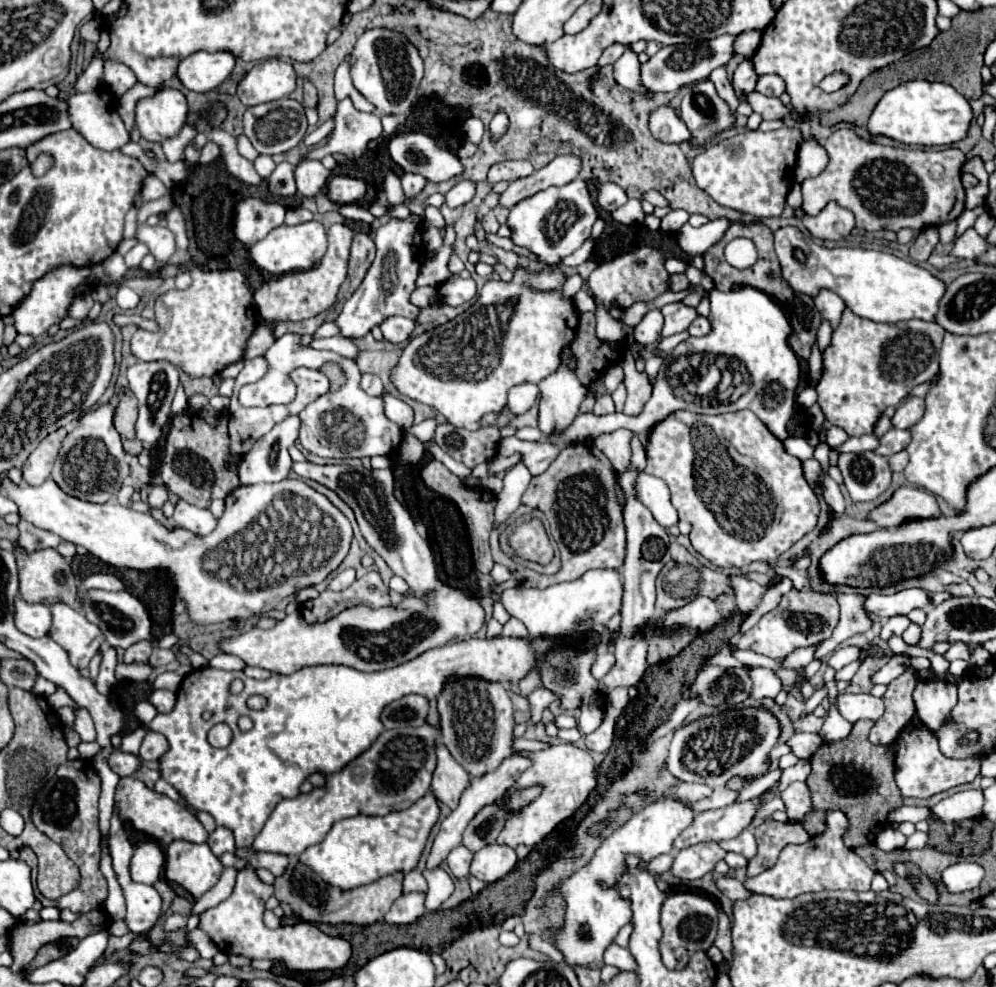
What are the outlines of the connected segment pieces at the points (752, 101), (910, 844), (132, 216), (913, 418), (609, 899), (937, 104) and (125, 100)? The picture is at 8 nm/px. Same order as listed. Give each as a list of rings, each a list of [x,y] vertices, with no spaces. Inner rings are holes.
[[[752,91],[752,93],[748,93],[748,97],[738,97],[738,99],[746,101],[764,119],[784,119],[786,115],[796,115],[798,117],[798,113],[790,105],[788,107],[782,105],[780,99],[776,99],[776,97],[766,97],[762,93]]]
[[[916,831],[908,841],[906,841],[906,849],[922,849],[926,847],[926,841],[928,841],[928,835],[922,833],[922,831]]]
[[[132,207],[132,209],[126,213],[123,234],[124,239],[130,239],[130,237],[136,233],[136,225],[138,225],[138,209]]]
[[[908,397],[904,399],[892,417],[892,425],[896,429],[910,429],[914,423],[918,423],[924,415],[924,399],[920,397]]]
[[[668,797],[658,799],[644,807],[640,813],[632,815],[626,823],[622,823],[614,833],[610,833],[600,847],[596,849],[594,857],[568,879],[564,879],[558,887],[558,895],[566,903],[564,923],[554,929],[554,945],[564,955],[564,963],[570,967],[584,965],[588,969],[602,969],[604,967],[604,951],[608,945],[614,943],[618,931],[632,921],[630,901],[620,897],[616,883],[624,873],[628,873],[626,857],[636,855],[640,857],[640,869],[648,867],[648,863],[674,849],[674,839],[692,823],[694,811],[684,807],[678,801]],[[586,927],[586,933],[578,935],[578,929]]]
[[[908,81],[888,91],[876,105],[868,129],[872,135],[886,135],[900,143],[910,145],[952,145],[966,139],[968,127],[974,119],[972,107],[964,95],[960,95],[952,85],[928,83],[928,81]]]
[[[138,83],[136,87],[132,87],[128,93],[124,93],[118,101],[118,115],[120,119],[124,121],[128,133],[132,133],[132,127],[134,127],[134,107],[136,107],[136,101],[142,99],[142,97],[150,97],[154,95],[154,87],[146,87],[142,83]]]

